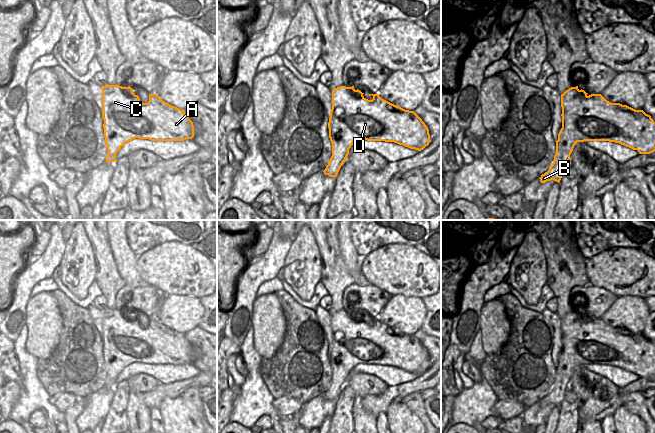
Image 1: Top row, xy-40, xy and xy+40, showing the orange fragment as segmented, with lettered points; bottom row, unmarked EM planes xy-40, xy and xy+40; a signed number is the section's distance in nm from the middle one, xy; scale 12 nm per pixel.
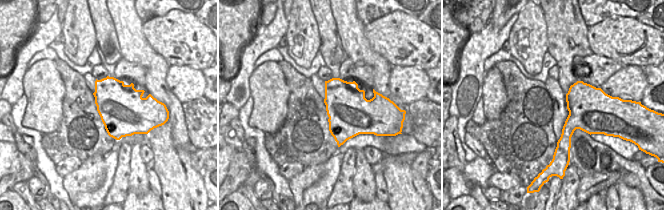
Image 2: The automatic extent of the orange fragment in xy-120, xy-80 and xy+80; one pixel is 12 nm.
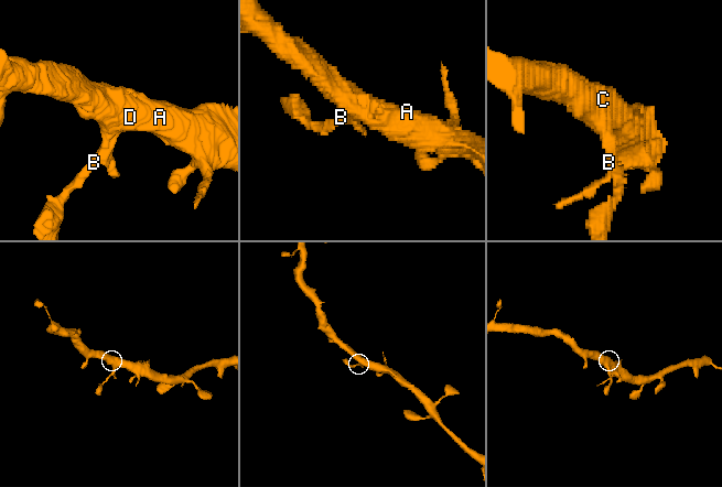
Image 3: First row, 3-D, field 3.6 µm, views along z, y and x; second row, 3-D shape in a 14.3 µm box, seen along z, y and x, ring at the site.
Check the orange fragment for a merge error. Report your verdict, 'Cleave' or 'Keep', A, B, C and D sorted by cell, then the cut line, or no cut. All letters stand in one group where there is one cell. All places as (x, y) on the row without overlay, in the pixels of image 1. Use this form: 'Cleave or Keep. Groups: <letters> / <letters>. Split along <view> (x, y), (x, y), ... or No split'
Keep. Groups: A B C D. No split.

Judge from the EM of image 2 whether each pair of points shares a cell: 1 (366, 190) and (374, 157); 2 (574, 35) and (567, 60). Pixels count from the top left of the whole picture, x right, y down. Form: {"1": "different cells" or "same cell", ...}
{"1": "different cells", "2": "same cell"}

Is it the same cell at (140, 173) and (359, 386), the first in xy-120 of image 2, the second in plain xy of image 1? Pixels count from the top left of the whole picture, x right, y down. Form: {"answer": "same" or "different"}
{"answer": "different"}

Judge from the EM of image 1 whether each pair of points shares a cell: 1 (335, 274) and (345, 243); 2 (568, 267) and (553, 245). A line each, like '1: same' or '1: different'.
1: different
2: same

